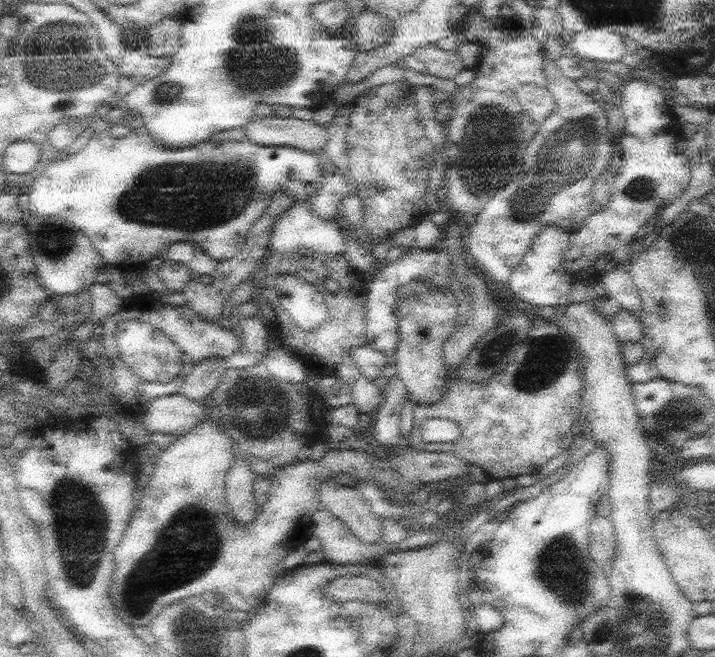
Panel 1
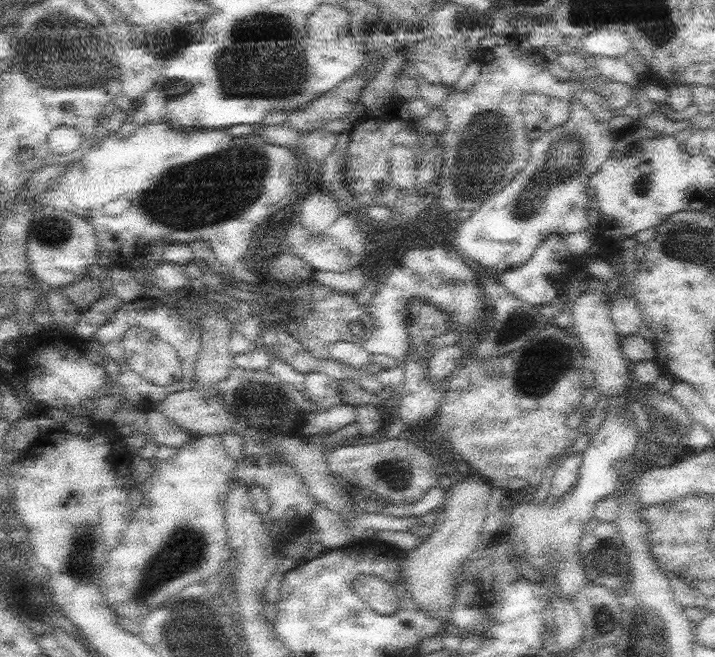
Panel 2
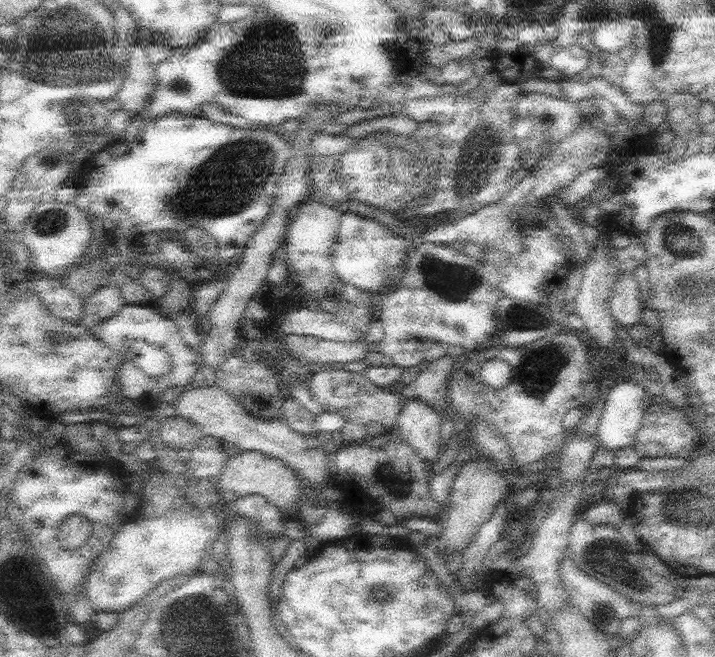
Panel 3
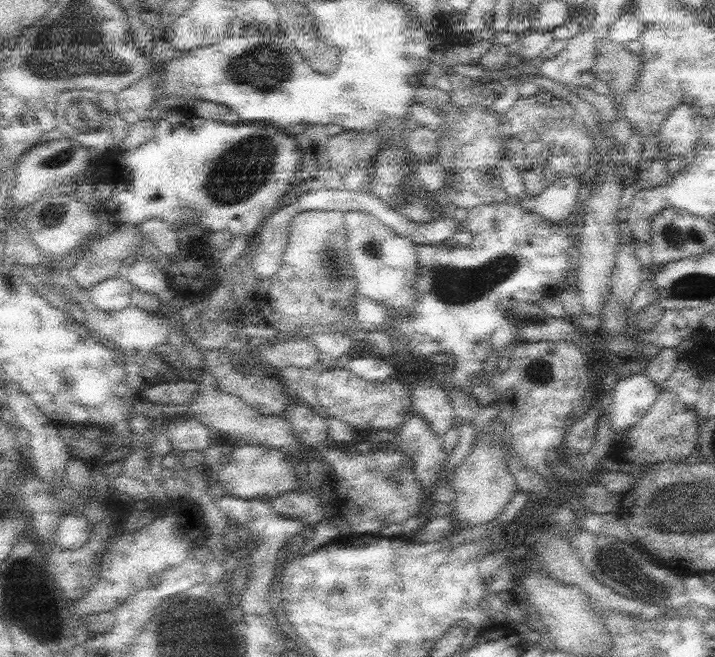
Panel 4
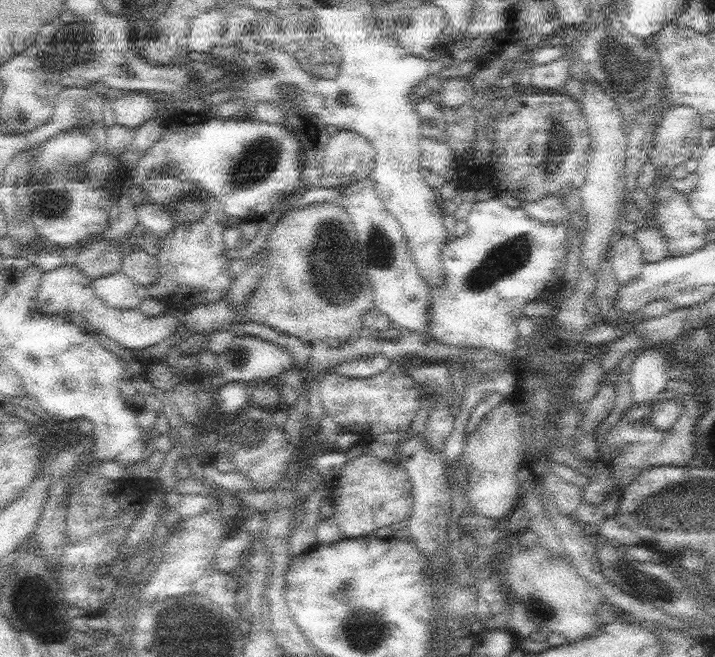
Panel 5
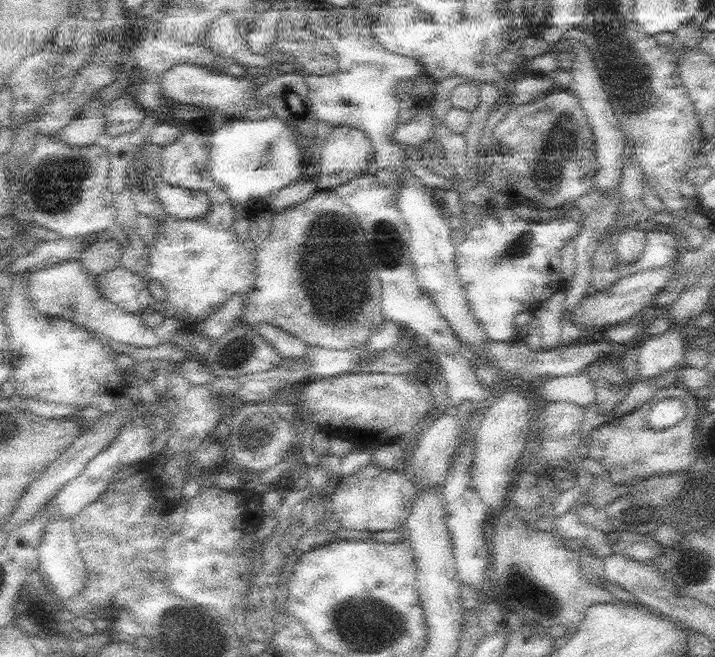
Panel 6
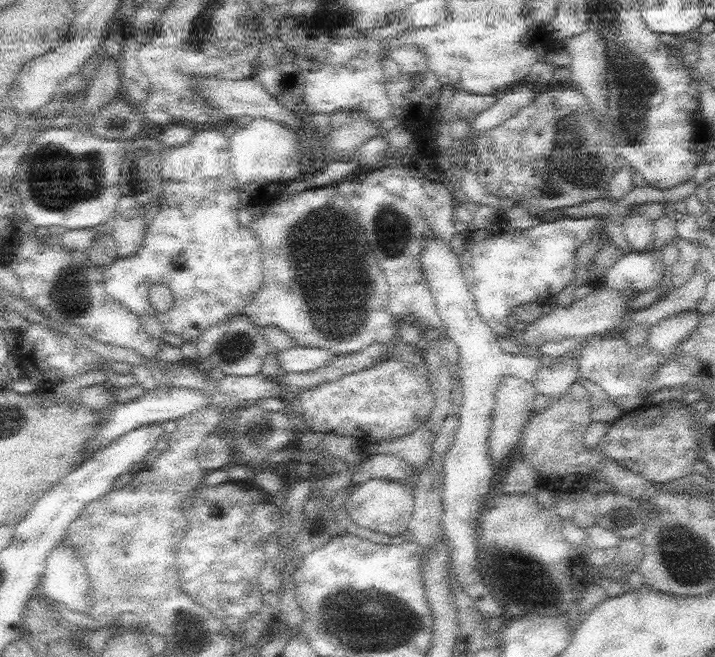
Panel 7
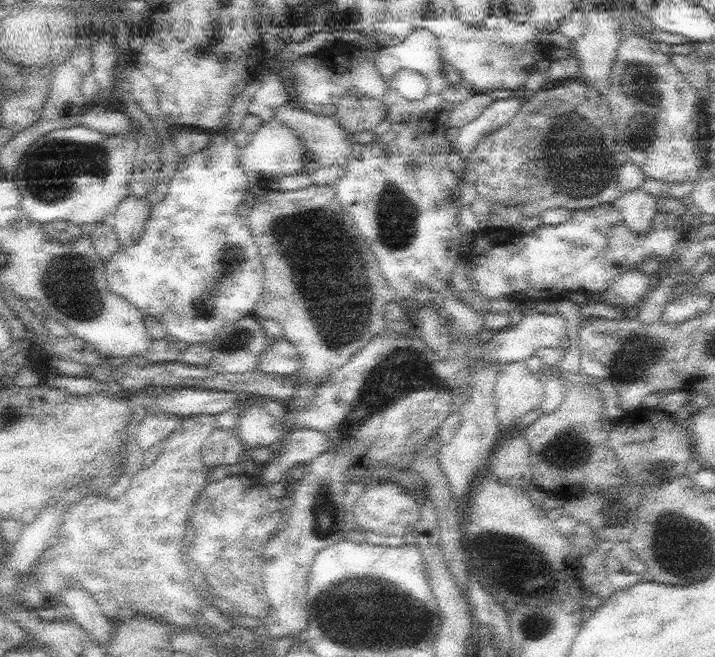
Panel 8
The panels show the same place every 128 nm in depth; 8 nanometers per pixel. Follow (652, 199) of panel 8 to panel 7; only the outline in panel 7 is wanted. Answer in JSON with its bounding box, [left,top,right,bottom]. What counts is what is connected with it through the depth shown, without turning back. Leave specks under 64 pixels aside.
[622,211,654,252]

